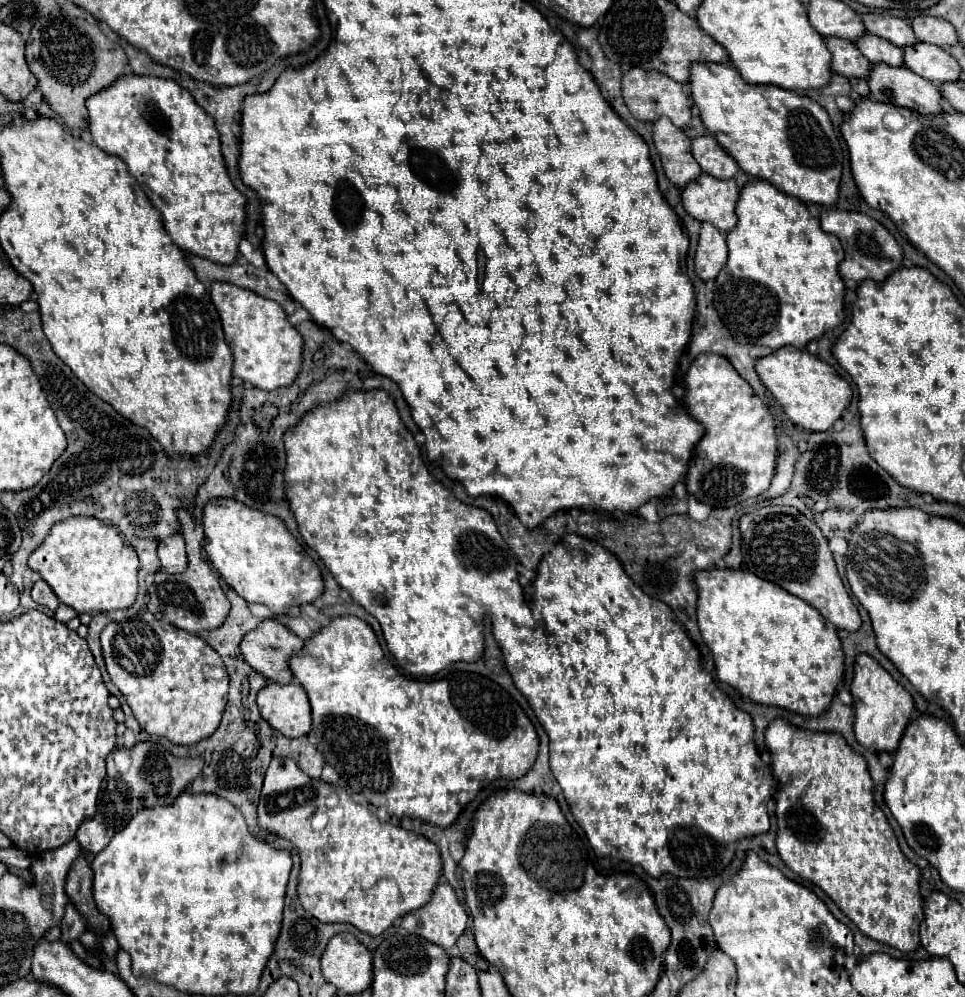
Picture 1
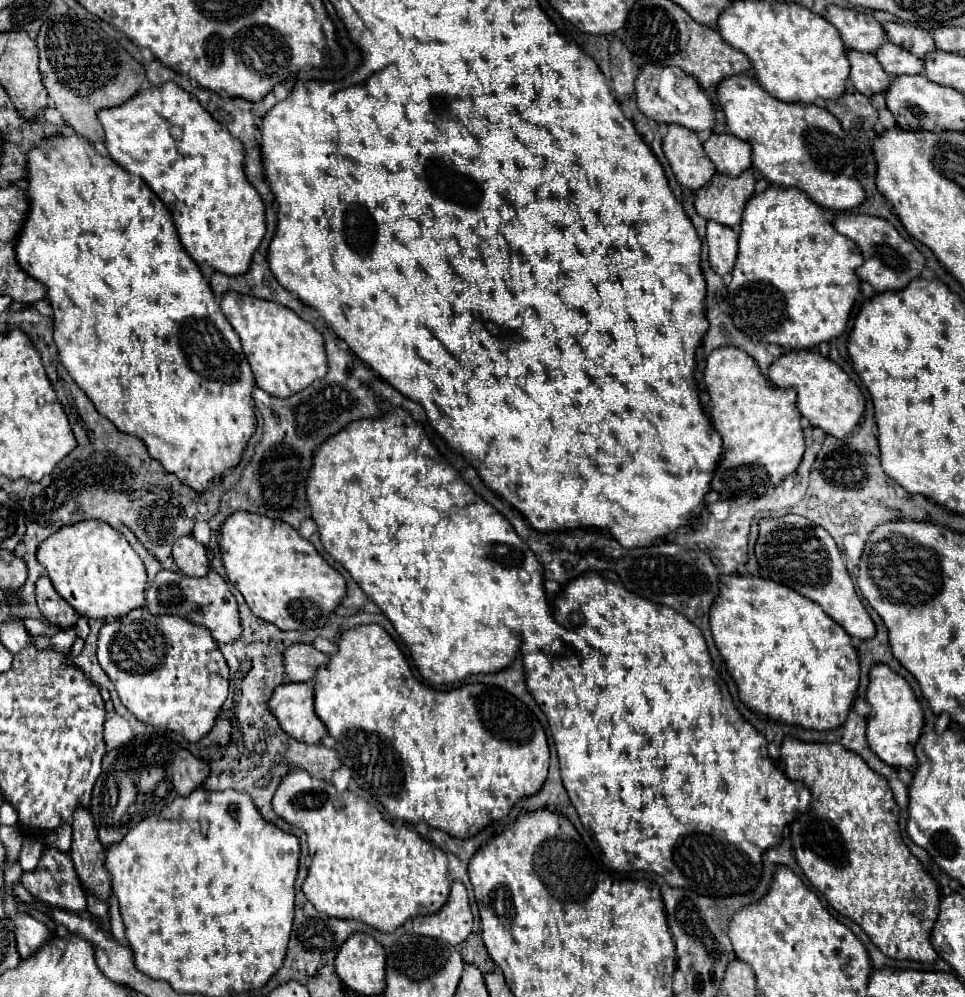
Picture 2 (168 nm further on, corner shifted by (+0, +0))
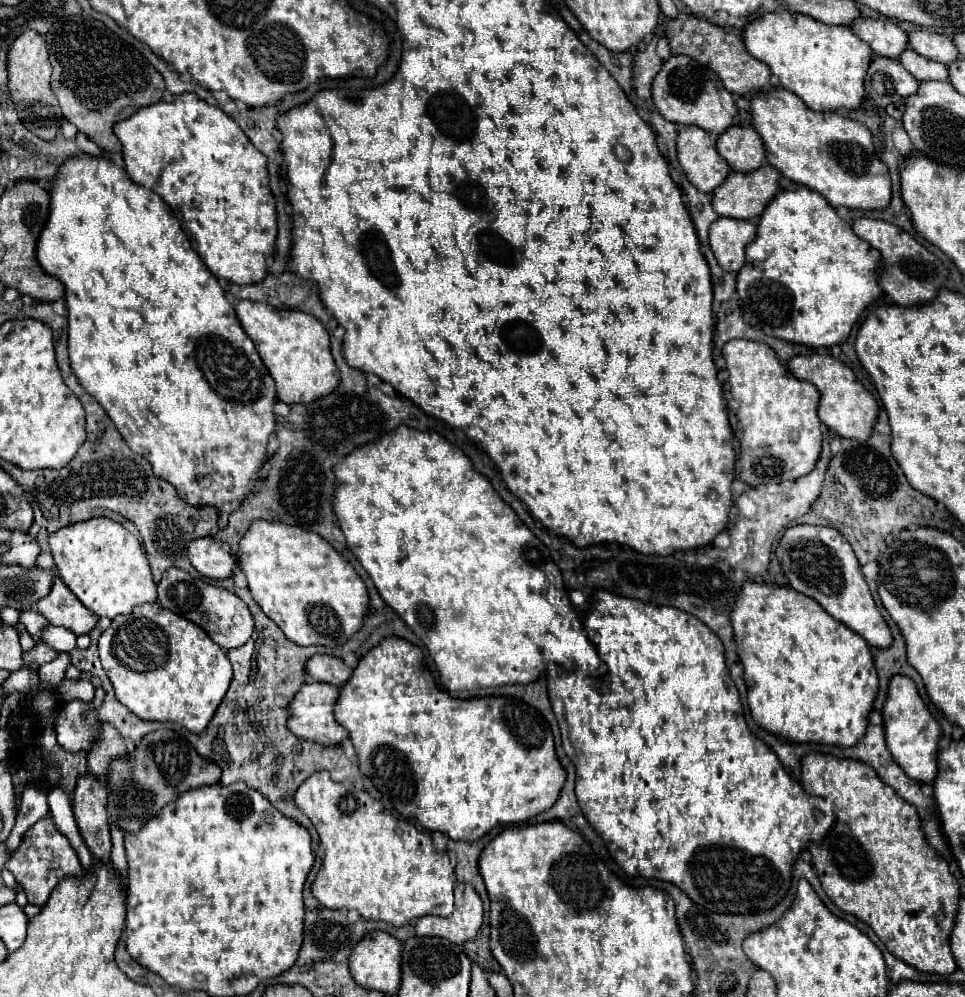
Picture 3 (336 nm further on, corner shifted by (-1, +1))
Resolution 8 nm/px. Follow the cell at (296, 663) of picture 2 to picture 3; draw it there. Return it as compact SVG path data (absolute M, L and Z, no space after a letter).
M316 654L308 658L304 664L304 670L306 670L306 676L310 676L308 680L334 684L336 688L344 686L344 682L352 674L352 668L348 668L340 658L330 654Z

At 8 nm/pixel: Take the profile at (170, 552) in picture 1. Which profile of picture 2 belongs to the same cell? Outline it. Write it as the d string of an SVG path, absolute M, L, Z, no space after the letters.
M193 535L175 541L173 557L177 567L189 577L205 577L211 569L205 545L201 545Z

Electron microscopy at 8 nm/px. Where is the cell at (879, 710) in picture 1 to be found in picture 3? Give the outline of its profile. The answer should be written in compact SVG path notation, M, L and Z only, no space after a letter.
M892 676L888 682L888 694L884 700L884 738L886 746L896 760L896 764L916 782L932 782L936 776L936 752L938 752L938 738L940 726L932 718L930 710L922 702L916 684L912 696L912 680L908 676Z

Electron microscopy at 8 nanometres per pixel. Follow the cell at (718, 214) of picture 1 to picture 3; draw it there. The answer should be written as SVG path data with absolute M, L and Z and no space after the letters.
M764 164L758 170L752 172L730 172L728 178L712 192L712 208L718 212L718 216L726 218L738 218L738 220L756 220L766 204L776 196L778 192L778 170Z

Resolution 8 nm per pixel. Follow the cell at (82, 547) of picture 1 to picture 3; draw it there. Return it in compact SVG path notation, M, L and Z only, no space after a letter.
M90 518L54 532L48 540L58 574L72 594L98 618L130 614L134 606L156 602L148 558L134 534L110 518Z

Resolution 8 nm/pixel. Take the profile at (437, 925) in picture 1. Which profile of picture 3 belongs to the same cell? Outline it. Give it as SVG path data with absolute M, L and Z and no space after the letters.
M456 884L456 908L454 914L448 918L442 916L424 916L416 920L416 934L418 936L440 936L454 944L464 944L472 940L484 918L482 900L472 888L472 884Z

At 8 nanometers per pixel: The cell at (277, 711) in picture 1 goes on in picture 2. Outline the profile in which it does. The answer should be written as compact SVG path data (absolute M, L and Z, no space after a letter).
M285 683L275 689L269 709L277 717L281 729L303 743L315 745L327 735L327 727L313 707L313 683Z

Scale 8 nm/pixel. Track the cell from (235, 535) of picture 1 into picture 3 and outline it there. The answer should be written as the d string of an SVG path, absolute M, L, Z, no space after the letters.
M254 520L240 540L238 566L248 580L248 590L252 592L254 602L270 620L280 626L288 640L300 646L344 644L354 632L360 630L364 622L368 608L368 592L364 582L360 580L356 570L324 538L316 536L310 530L268 520Z

